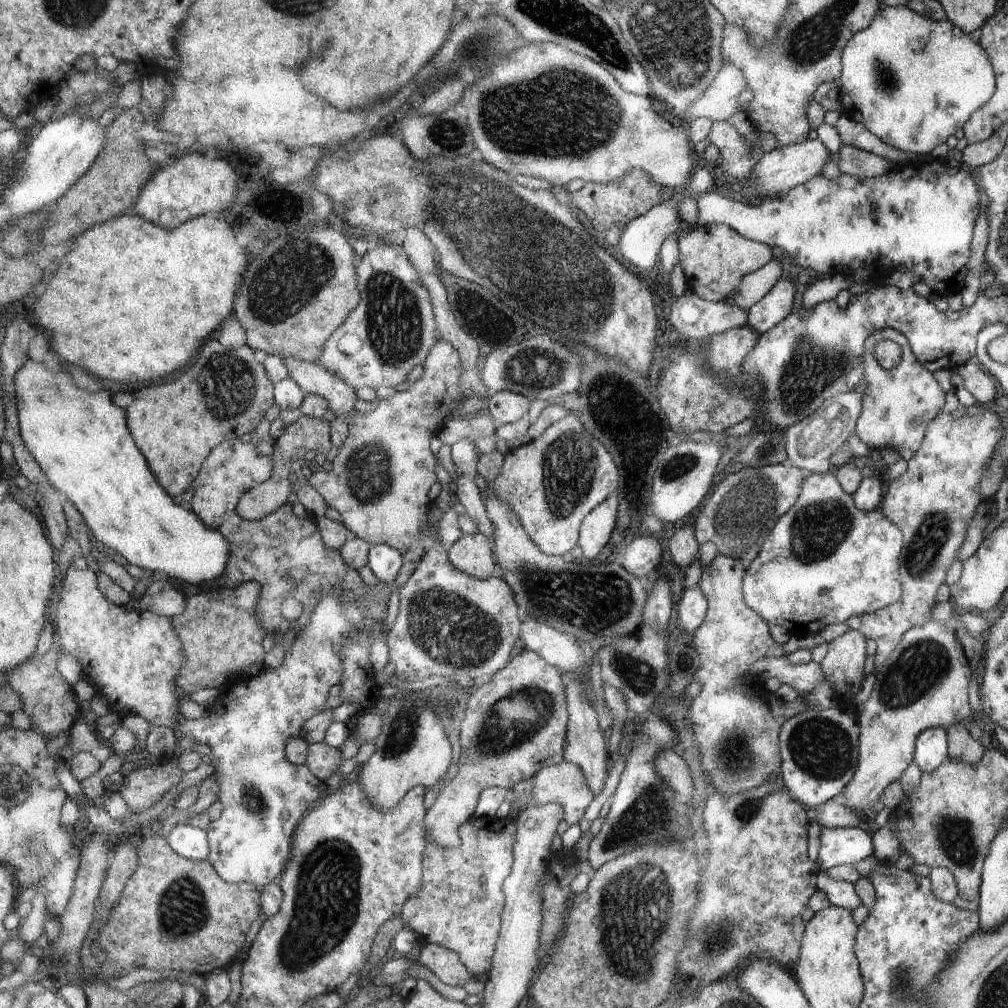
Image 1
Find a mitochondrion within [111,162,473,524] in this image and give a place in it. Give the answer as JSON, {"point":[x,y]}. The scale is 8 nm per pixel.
{"point":[268,290]}

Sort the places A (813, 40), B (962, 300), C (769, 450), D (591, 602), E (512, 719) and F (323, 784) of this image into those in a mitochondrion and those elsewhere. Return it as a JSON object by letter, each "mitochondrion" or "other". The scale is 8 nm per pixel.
{"A":"mitochondrion","B":"other","C":"mitochondrion","D":"mitochondrion","E":"mitochondrion","F":"other"}

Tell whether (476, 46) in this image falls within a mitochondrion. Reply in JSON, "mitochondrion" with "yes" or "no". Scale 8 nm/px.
{"mitochondrion":"yes"}

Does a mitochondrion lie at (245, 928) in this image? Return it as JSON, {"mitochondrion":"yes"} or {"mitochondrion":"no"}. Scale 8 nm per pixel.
{"mitochondrion":"no"}

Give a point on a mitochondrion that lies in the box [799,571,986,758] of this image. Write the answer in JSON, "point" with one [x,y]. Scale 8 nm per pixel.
{"point":[926,663]}

